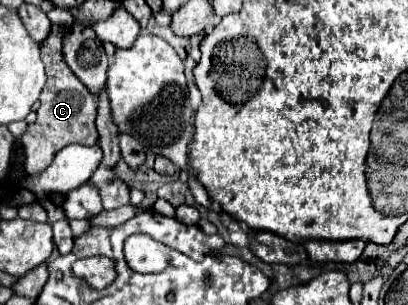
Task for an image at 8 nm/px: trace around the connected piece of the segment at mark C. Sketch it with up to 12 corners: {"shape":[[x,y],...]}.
{"shape":[[41,43],[47,85],[21,137],[29,175],[65,145],[95,145],[95,95],[61,53]]}

